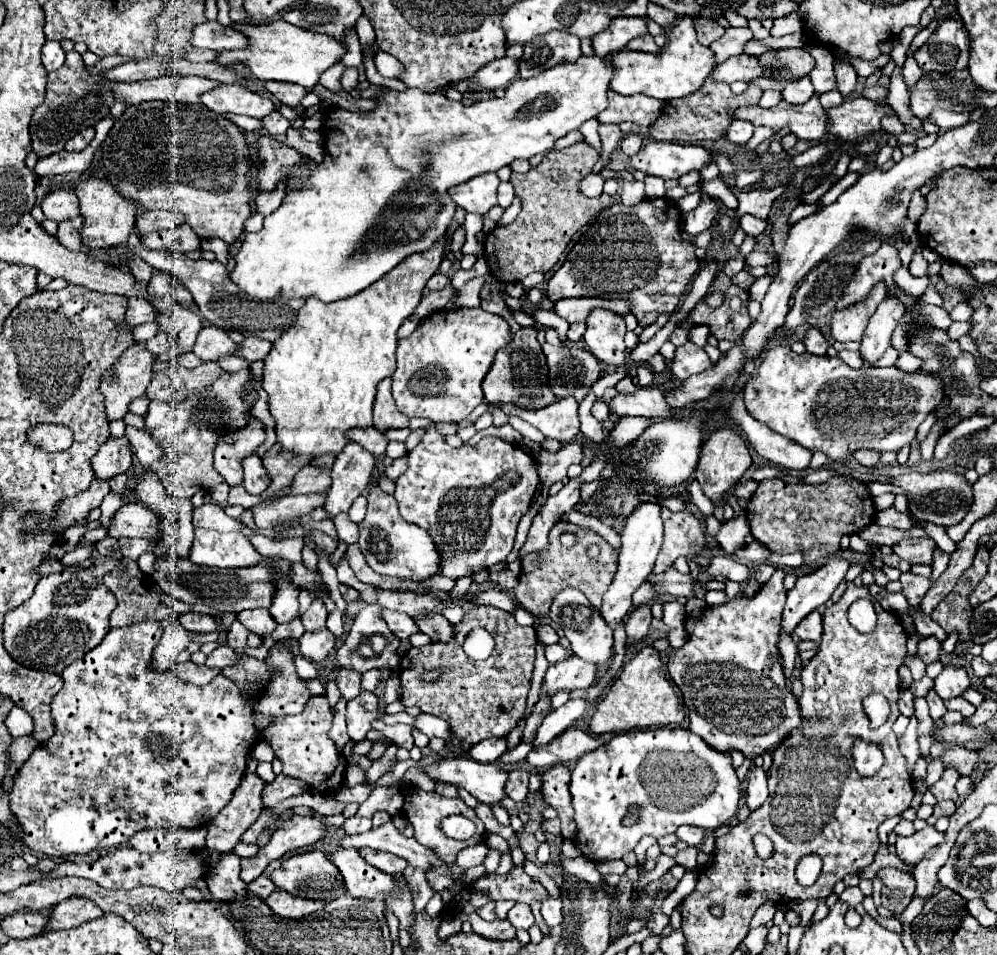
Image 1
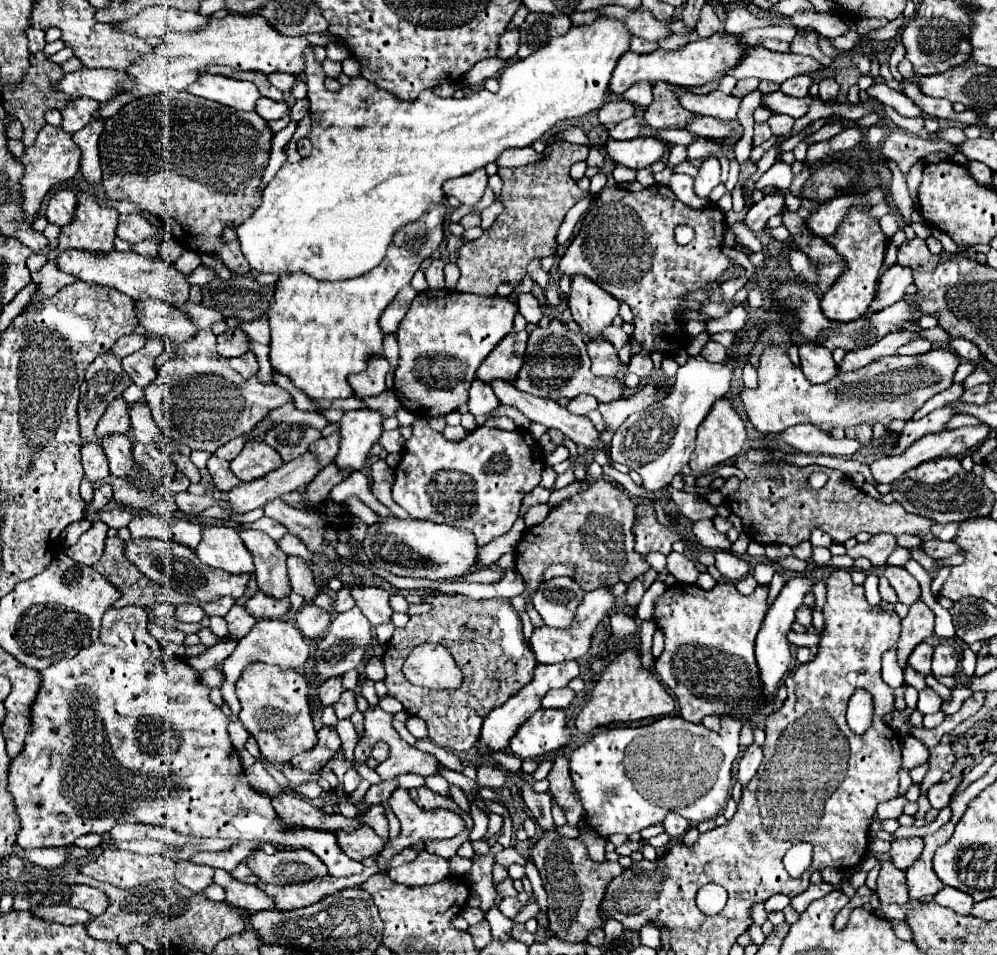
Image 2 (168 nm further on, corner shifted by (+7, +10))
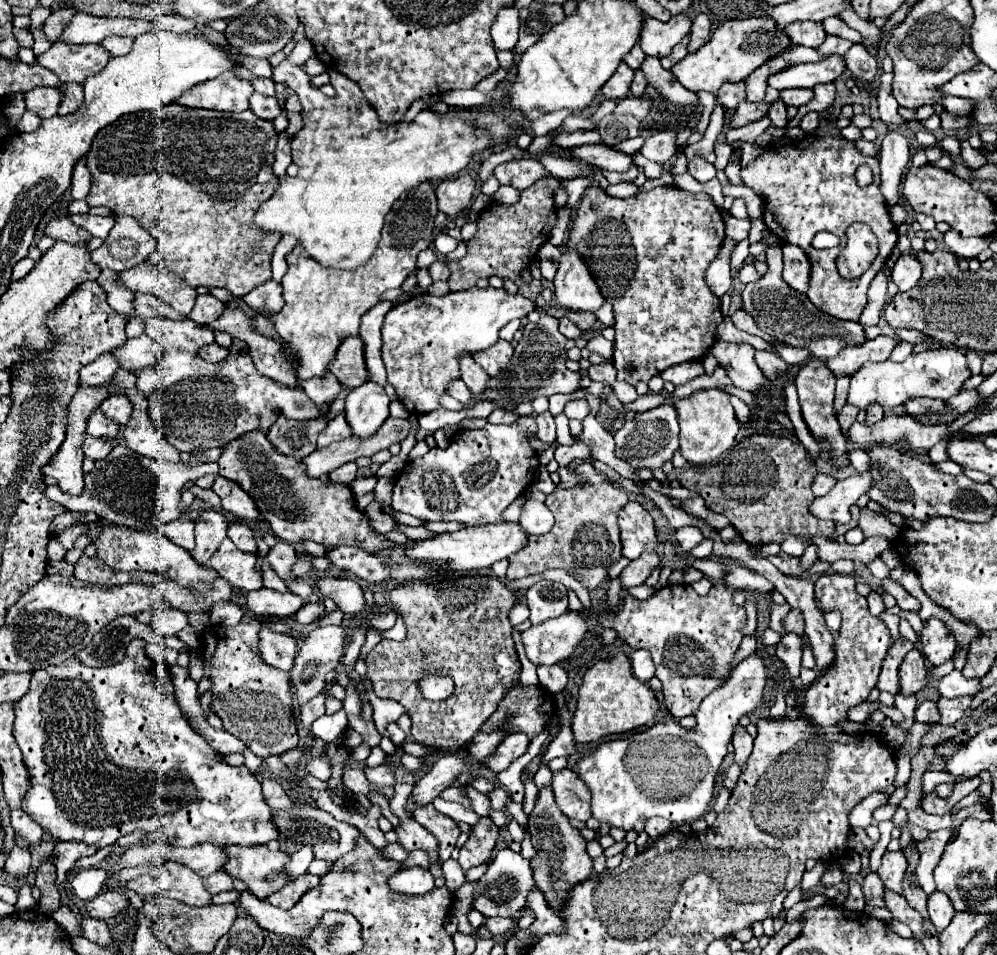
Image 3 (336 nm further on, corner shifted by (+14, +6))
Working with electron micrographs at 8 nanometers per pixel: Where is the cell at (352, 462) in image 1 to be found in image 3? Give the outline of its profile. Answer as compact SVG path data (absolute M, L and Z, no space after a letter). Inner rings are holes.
M360 384L346 398L346 420L352 436L366 440L372 438L388 418L390 398L380 384Z

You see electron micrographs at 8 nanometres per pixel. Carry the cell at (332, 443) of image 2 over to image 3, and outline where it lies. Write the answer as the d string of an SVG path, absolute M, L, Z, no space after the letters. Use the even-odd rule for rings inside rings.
M338 414L338 416L336 416L334 420L330 420L328 426L320 432L320 436L318 436L318 448L328 446L328 444L338 442L338 440L344 440L344 438L348 438L348 436L350 436L350 428L348 428L348 424L346 424L346 420L344 420L344 414Z

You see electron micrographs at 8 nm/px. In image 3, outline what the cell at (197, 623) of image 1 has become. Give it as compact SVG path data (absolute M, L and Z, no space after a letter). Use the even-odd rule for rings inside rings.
M156 608L150 624L160 636L176 636L182 628L188 626L188 616L182 610L174 608Z

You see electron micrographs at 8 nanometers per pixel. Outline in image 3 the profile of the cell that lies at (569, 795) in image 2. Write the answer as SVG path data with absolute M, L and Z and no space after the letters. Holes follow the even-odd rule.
M564 768L554 772L552 776L552 790L556 796L556 804L570 820L582 820L586 822L592 814L588 808L588 788L580 784L576 778L576 772Z

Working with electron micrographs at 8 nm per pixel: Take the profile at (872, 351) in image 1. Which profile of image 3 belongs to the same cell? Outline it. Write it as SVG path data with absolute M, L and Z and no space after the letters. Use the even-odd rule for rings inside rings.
M900 236L896 246L902 250L902 256L896 260L896 264L892 268L892 282L900 288L900 292L908 292L910 288L914 288L918 284L922 266L916 260L916 256L910 254L910 238L908 236Z

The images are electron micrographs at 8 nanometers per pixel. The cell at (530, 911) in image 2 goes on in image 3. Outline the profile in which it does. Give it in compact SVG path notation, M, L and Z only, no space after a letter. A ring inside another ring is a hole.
M496 916L496 918L488 918L486 926L488 926L488 930L492 934L504 934L504 932L508 932L508 930L512 930L516 926L516 920L514 918L498 918Z

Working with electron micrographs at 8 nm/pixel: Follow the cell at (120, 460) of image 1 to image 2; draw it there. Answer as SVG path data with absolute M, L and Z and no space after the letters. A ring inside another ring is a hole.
M115 398L107 412L101 416L97 430L95 430L95 442L101 442L105 436L109 434L125 434L131 428L129 422L129 404L125 402L125 398Z

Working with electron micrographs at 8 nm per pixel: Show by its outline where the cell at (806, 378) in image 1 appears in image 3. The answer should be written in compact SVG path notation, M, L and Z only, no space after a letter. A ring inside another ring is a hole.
M942 346L938 350L924 350L920 354L912 354L906 362L868 362L860 370L856 370L850 378L850 390L846 404L856 406L858 410L868 410L872 404L882 406L884 410L894 410L904 406L910 398L938 398L948 400L958 394L962 382L970 376L966 368L966 356L958 348Z

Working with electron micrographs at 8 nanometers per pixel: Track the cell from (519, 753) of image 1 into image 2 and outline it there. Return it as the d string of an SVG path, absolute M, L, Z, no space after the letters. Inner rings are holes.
M569 687L553 689L541 700L542 708L566 708L573 700L574 692Z

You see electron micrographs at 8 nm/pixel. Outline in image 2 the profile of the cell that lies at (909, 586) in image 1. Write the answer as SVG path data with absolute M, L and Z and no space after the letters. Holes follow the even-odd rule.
M887 566L887 568L883 570L883 576L885 576L885 578L889 580L889 584L895 588L901 604L911 606L915 600L919 600L919 596L921 596L919 582L917 582L907 570L903 570L901 566Z

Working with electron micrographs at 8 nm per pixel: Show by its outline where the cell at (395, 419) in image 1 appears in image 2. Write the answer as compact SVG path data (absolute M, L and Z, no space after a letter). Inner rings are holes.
M377 356L377 360L371 360L371 364L363 370L363 372L357 372L355 376L349 376L349 384L351 388L355 390L355 394L359 396L379 396L387 386L385 386L385 376L389 372L389 364L383 356Z

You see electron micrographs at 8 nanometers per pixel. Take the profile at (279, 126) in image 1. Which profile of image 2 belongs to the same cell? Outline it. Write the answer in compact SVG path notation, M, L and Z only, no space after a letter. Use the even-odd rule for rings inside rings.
M259 98L255 108L265 120L277 120L289 114L289 106L285 102L275 102L271 98Z

